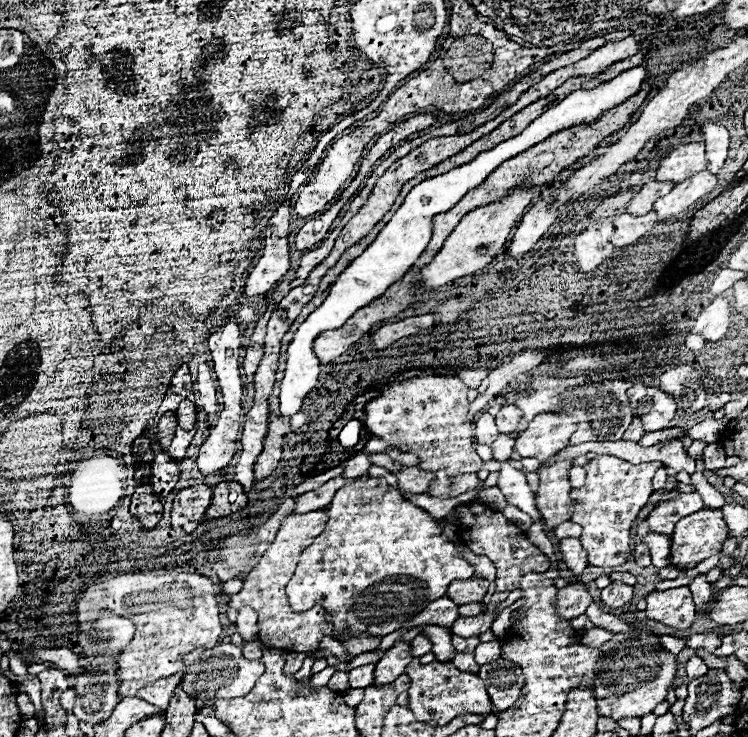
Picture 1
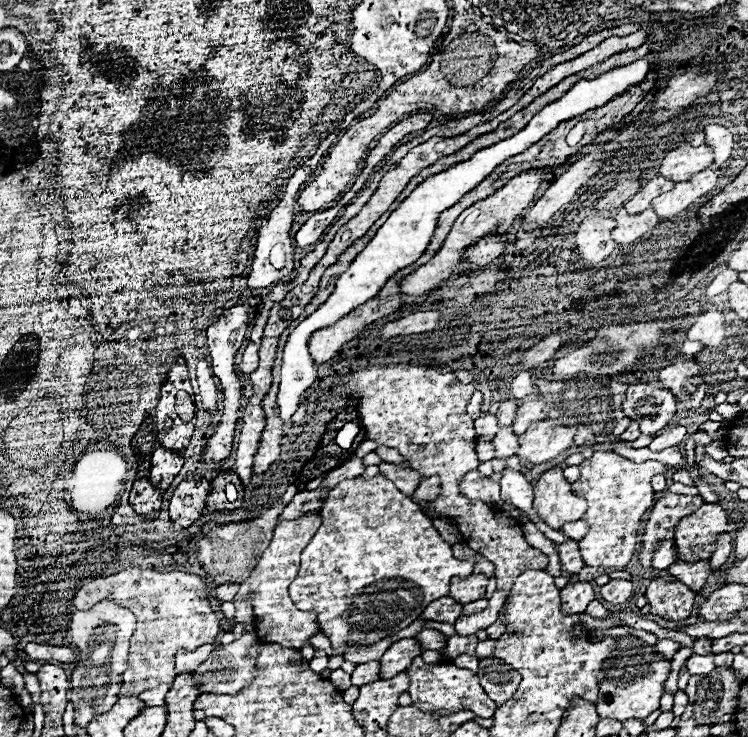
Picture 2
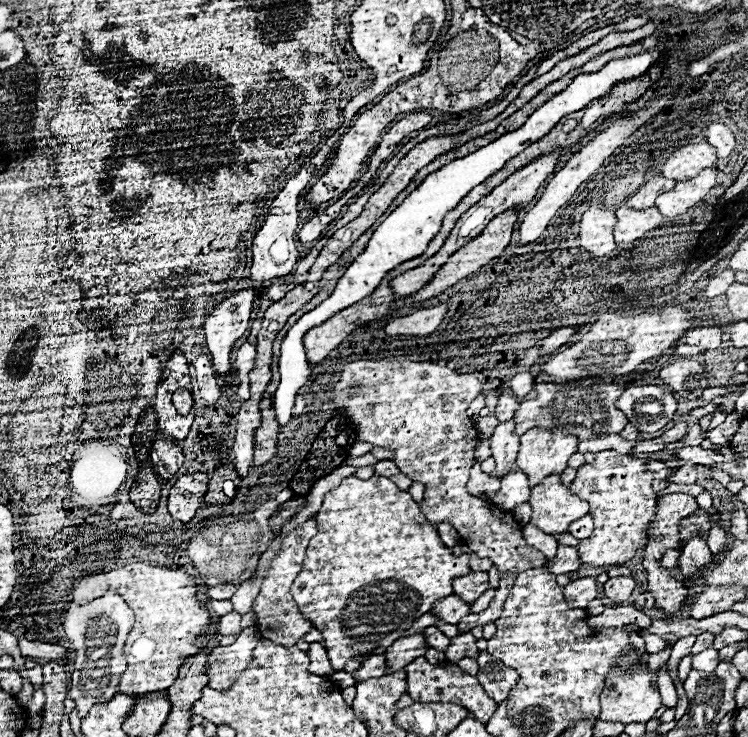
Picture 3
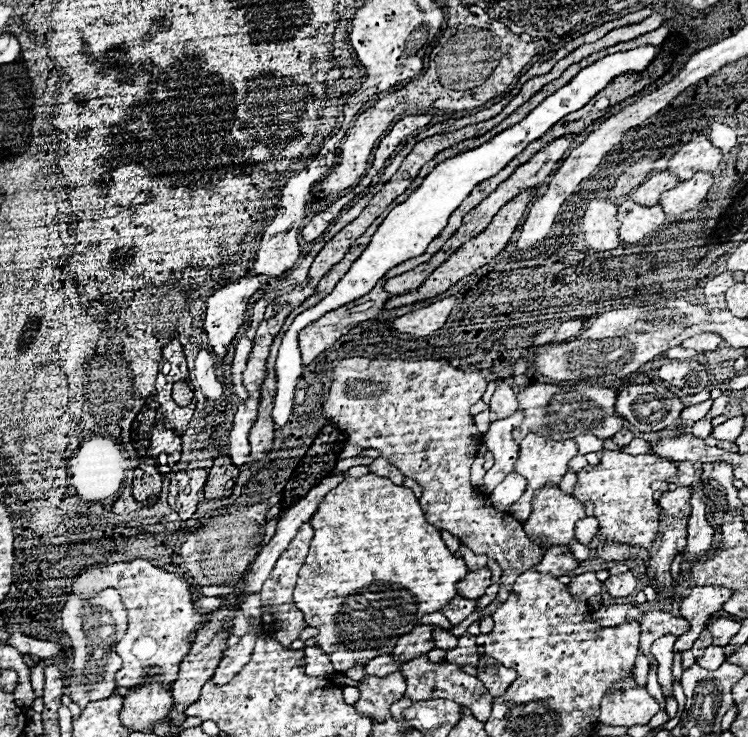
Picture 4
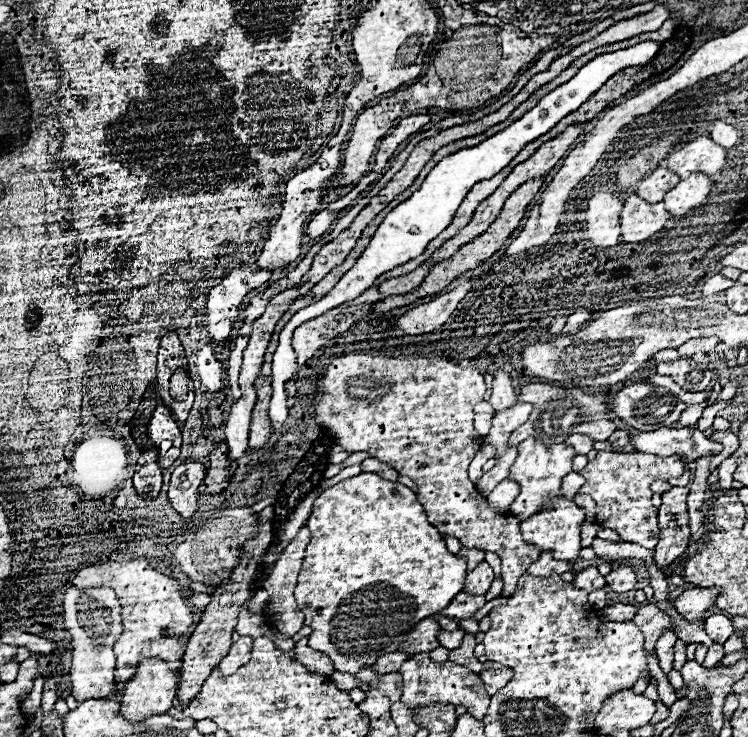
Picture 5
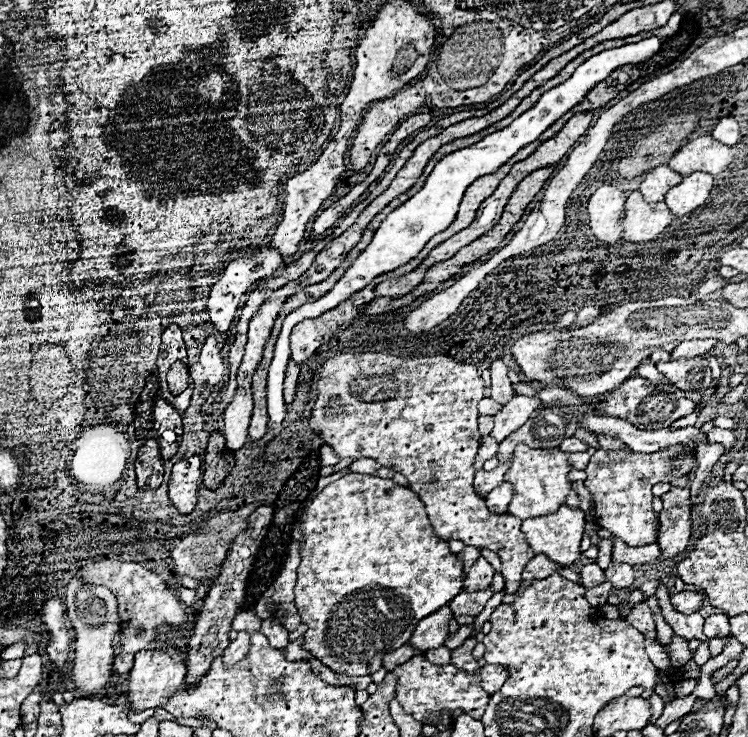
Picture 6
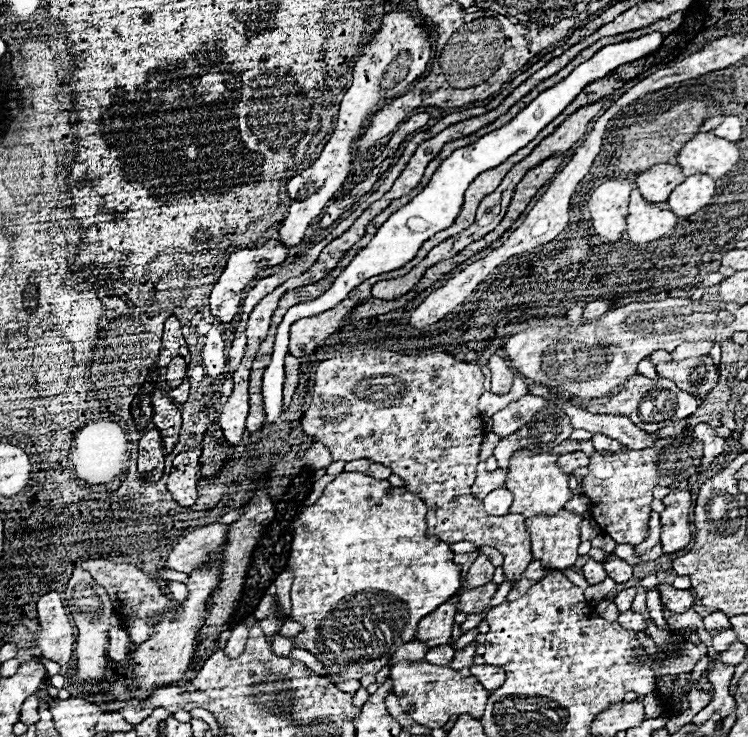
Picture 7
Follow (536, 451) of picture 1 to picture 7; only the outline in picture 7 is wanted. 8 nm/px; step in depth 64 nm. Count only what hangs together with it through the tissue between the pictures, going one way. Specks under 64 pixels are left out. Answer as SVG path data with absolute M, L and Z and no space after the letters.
M522 450L518 456L510 460L508 478L506 478L506 488L510 488L510 492L514 494L510 514L522 514L526 518L540 514L554 516L564 508L564 504L574 496L574 492L568 488L568 474L564 474L556 466L556 460L558 460L556 454L550 452L534 454L530 450Z

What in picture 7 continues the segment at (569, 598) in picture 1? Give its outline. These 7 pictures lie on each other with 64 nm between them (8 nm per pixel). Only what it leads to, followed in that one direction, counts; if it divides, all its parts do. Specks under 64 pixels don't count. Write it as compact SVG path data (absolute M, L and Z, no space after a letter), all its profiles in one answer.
M588 560L584 564L584 578L590 582L590 584L600 584L604 578L606 578L606 570L602 568L602 562L596 562L596 560Z

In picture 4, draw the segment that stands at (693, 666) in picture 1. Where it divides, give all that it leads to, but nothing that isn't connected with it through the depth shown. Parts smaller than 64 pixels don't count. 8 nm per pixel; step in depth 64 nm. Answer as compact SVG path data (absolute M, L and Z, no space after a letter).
M712 644L712 646L706 648L704 656L698 658L696 662L698 662L702 668L706 668L706 670L714 670L714 668L718 668L724 660L726 660L726 656L724 656L724 648Z

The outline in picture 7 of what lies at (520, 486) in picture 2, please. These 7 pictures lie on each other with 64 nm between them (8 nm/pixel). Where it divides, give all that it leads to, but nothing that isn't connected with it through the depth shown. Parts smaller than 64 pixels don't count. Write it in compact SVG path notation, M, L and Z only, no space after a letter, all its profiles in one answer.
M496 488L484 498L484 510L490 516L504 516L512 504L512 492L506 488Z

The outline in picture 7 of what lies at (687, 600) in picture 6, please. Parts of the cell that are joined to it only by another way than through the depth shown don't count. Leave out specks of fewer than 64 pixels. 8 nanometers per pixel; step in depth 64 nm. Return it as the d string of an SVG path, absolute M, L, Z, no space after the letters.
M660 582L656 590L662 596L662 604L672 612L686 612L694 606L694 596L690 590L676 590L672 588L672 584L666 582Z

